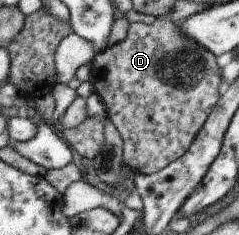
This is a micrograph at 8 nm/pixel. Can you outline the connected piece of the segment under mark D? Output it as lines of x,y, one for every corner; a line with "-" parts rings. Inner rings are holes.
156,19
149,25
132,22
123,40
95,53
90,61
95,76
92,82
97,86
108,119
122,139
122,161
132,171
142,175
156,173
188,149
220,95
221,71
214,57
186,37
178,23

